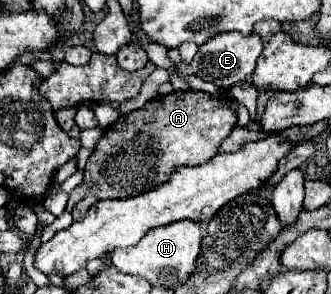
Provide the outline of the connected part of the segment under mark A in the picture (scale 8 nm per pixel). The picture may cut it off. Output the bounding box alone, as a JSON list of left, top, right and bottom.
[68,90,238,208]

